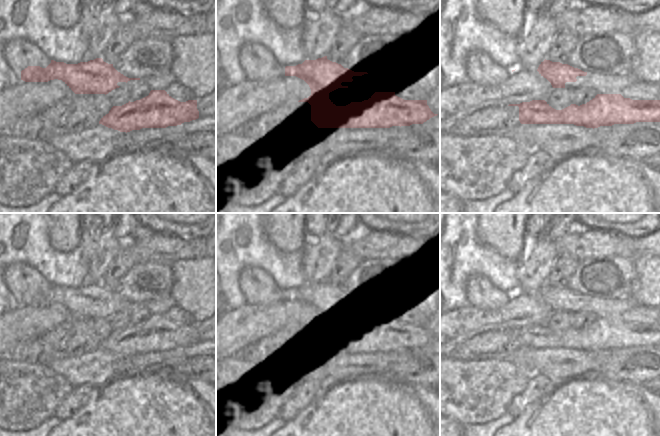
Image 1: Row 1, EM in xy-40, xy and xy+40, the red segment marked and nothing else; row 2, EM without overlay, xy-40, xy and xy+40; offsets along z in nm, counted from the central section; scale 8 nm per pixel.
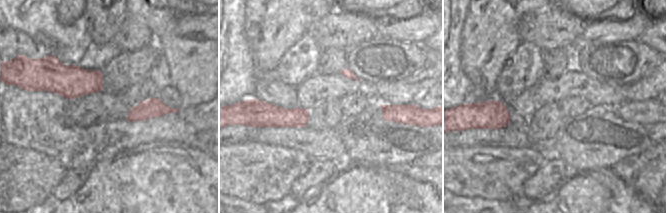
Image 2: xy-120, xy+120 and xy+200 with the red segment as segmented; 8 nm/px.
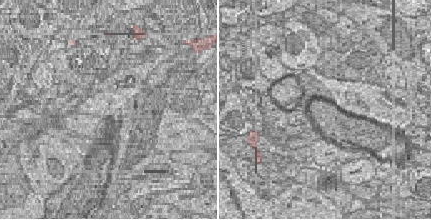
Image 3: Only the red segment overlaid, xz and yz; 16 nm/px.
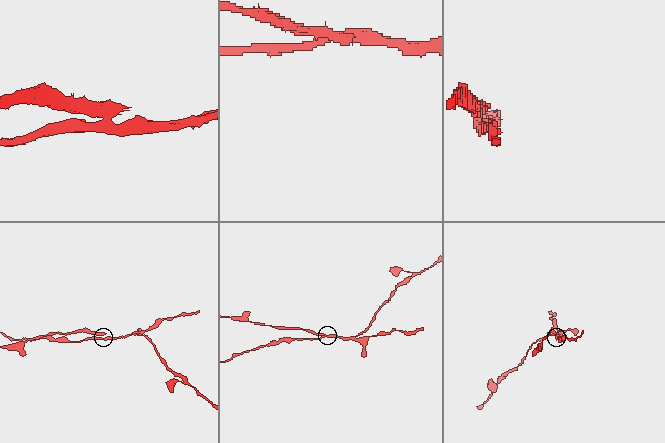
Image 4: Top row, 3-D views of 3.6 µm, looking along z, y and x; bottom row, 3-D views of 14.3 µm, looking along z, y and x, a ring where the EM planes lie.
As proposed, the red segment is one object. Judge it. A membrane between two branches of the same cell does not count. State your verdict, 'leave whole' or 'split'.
split

